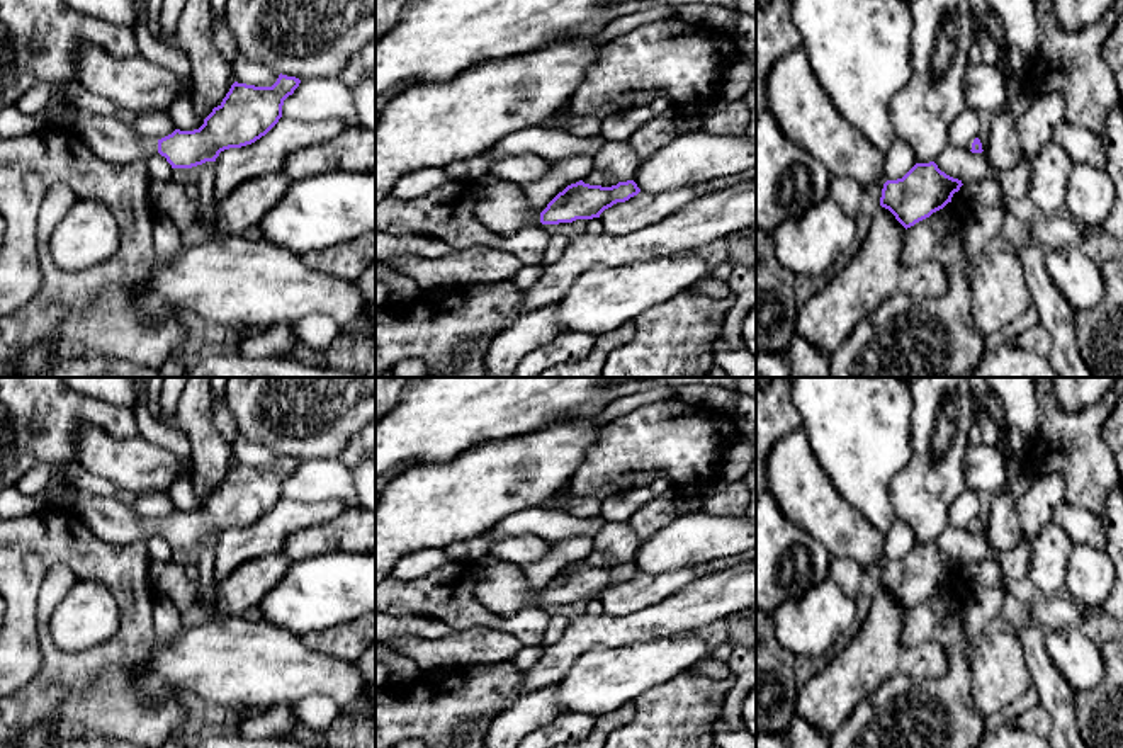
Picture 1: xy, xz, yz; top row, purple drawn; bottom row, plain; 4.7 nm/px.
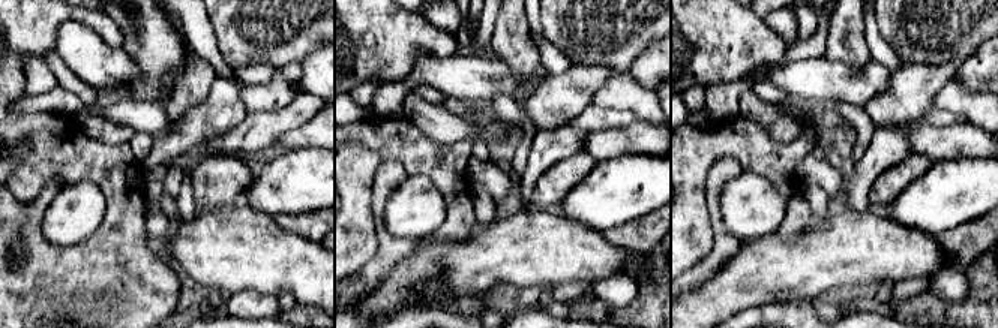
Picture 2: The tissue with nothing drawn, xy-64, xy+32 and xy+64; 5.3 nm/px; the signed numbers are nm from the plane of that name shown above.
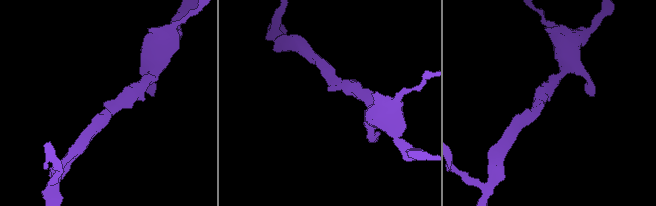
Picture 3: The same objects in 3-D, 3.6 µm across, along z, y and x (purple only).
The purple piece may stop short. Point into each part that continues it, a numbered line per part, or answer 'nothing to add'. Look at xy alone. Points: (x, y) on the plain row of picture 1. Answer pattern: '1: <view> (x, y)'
1: xy (112, 521)

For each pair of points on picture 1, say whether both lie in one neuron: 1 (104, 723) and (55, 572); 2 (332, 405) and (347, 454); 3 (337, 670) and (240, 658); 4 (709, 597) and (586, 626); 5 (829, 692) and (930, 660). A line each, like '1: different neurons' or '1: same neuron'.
1: same neuron
2: different neurons
3: same neuron
4: same neuron
5: same neuron

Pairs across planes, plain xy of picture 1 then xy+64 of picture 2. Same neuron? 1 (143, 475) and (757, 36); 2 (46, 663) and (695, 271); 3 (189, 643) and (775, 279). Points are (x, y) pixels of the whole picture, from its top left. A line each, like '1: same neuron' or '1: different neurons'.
1: different neurons
2: same neuron
3: same neuron

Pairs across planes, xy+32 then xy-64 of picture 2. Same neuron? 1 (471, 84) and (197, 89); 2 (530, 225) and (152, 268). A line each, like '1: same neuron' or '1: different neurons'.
1: different neurons
2: different neurons

